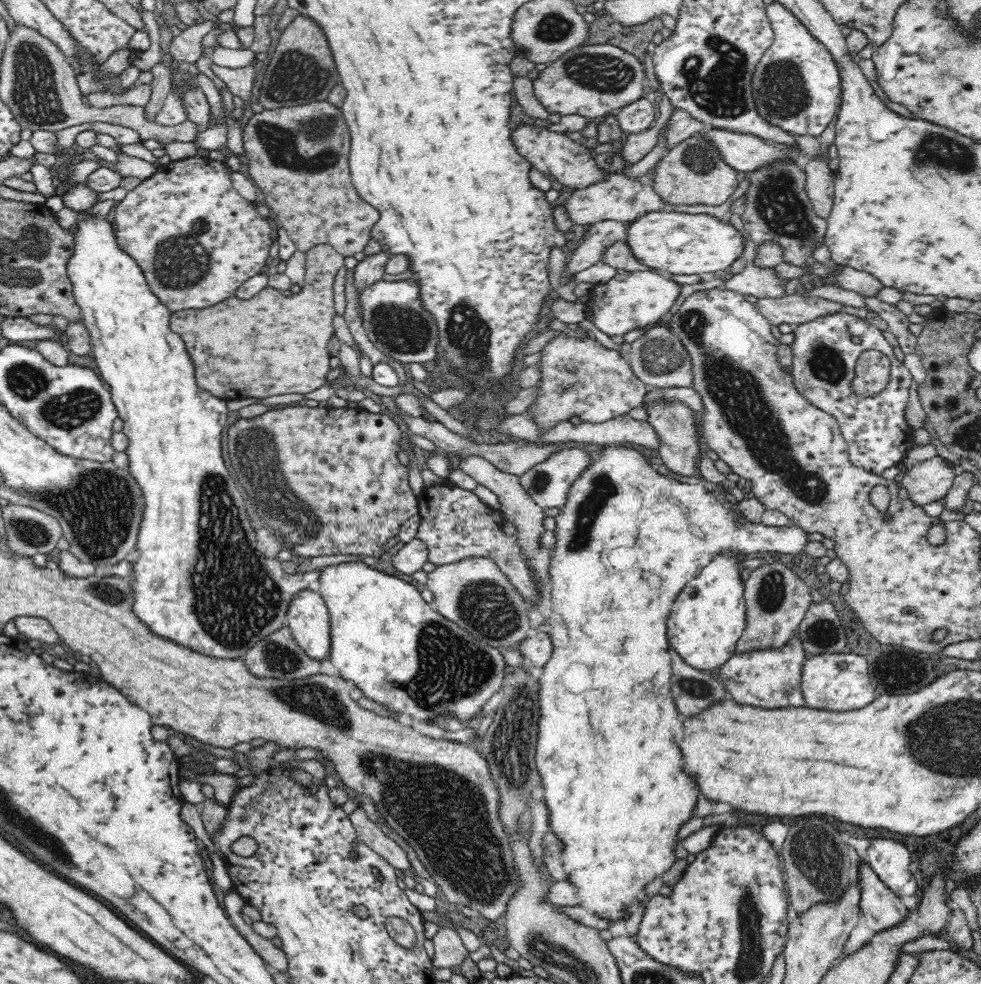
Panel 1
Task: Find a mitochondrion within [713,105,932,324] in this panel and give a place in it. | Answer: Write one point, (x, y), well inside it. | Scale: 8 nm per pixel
(778, 203)

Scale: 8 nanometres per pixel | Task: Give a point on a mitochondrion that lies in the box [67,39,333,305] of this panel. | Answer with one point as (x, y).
(181, 261)

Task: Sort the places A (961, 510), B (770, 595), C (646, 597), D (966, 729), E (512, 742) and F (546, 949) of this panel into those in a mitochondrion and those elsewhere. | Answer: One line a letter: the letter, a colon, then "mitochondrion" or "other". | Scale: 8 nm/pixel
A: other
B: mitochondrion
C: other
D: mitochondrion
E: mitochondrion
F: mitochondrion

